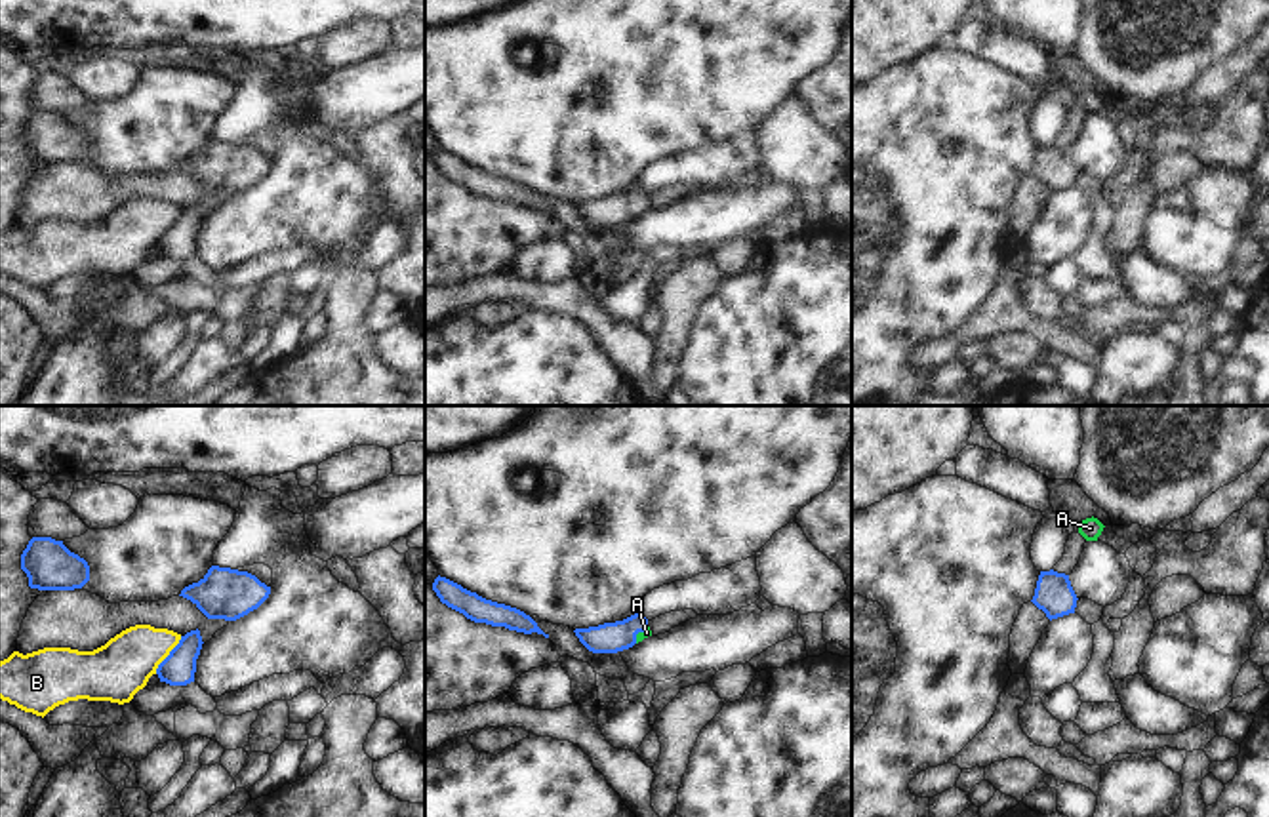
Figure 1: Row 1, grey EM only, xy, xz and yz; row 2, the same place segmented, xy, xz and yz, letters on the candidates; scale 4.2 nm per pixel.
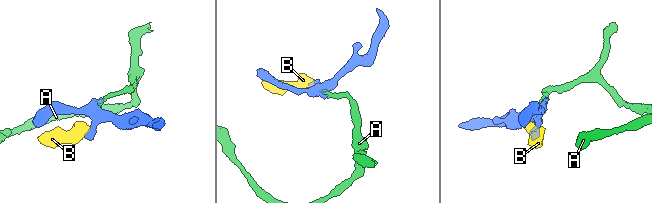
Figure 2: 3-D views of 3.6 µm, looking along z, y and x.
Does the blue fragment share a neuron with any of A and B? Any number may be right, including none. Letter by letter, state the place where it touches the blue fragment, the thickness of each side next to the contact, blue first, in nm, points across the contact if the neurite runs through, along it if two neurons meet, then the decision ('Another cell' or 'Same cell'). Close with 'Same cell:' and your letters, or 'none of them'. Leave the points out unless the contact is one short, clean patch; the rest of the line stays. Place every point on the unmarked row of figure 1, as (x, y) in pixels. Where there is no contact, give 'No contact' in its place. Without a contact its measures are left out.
A: Touches blue at xz (639, 204). Thickness 130 nm (blue) against 40 nm. Path across: xz (616, 210), (639, 204), (646, 206). Same cell
B: Touches blue at xy (168, 229). Thickness 140 nm (blue) against 240 nm. Boundary: xy (181, 210), (155, 246). Another cell
Same cell: A

